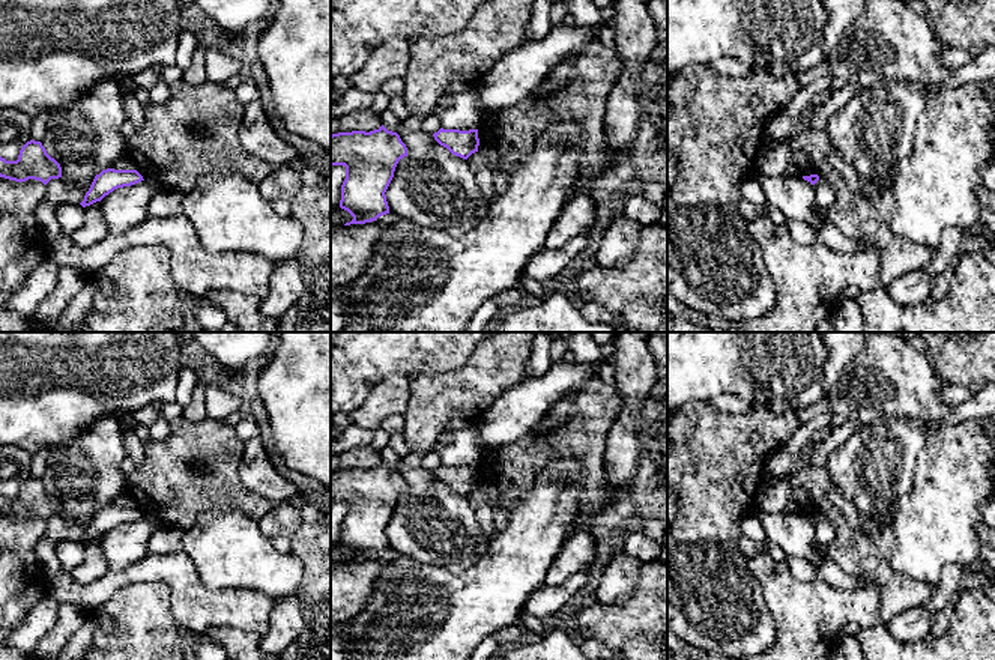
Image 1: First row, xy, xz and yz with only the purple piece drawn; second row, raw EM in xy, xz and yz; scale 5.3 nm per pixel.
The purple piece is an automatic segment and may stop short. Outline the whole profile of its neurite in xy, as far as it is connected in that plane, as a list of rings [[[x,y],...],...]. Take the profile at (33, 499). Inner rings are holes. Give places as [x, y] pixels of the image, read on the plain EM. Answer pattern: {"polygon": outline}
{"polygon": [[[30,477],[21,484],[17,498],[0,493],[0,514],[15,519],[35,516],[47,522],[51,516],[62,514],[62,504],[47,490],[41,478]]]}

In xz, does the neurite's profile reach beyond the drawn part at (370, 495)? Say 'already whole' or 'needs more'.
already whole

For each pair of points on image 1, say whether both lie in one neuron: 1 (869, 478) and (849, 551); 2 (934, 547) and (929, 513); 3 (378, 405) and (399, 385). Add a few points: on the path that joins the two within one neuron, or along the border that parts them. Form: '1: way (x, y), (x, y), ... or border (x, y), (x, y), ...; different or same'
1: border (836, 487), (861, 529), (874, 534), (889, 523); different
2: way (934, 538), (934, 522); same
3: way (382, 402), (394, 390); same

